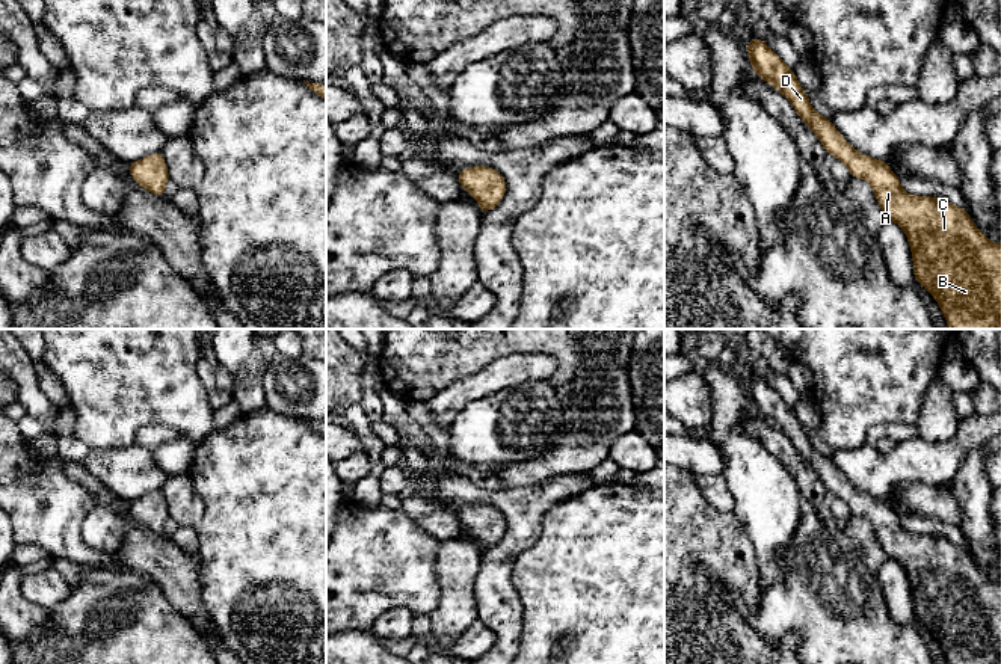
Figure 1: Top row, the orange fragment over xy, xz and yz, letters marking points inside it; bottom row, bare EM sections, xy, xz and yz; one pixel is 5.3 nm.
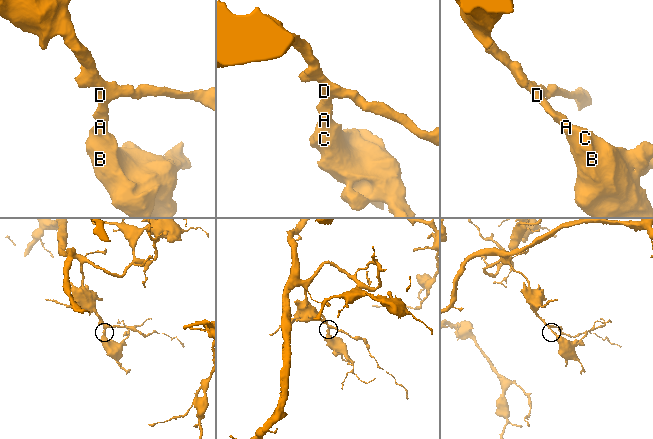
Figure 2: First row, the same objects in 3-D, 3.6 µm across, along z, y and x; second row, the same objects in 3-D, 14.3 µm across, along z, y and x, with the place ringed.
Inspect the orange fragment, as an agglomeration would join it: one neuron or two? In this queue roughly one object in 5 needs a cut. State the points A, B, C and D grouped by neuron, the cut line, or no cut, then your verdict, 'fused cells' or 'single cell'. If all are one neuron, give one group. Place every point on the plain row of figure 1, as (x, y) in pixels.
A B C D; no cut; single cell

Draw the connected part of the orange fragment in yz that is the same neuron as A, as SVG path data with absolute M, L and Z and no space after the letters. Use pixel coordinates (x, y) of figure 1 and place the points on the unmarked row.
M752 374L746 388L755 412L791 439L796 451L818 474L826 490L842 500L852 515L865 516L871 522L886 557L898 561L907 573L915 619L936 637L948 664L998 664L1001 659L1001 581L990 581L962 545L947 537L903 530L900 516L885 498L856 490L830 459L811 445L794 410L762 377Z

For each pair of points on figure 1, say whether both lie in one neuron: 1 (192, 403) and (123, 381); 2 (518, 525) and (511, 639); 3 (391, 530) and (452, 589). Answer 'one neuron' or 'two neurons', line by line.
1: one neuron
2: one neuron
3: two neurons

